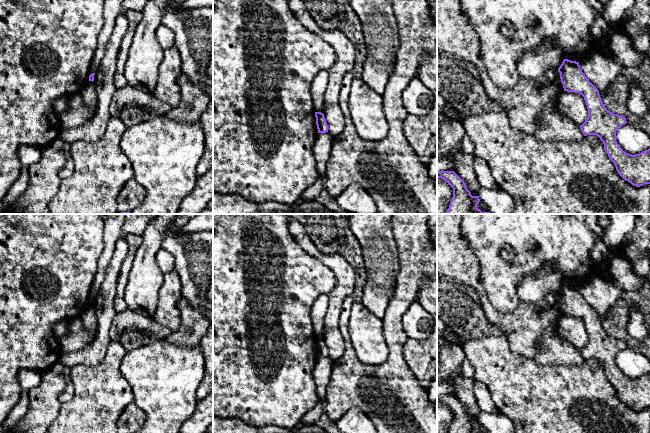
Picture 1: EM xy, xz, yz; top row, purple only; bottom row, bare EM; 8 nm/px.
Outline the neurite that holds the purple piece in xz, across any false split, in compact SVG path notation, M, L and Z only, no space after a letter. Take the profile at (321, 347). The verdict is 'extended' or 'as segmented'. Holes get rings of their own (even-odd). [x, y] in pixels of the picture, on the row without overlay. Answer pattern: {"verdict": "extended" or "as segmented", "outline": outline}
{"verdict": "as segmented", "outline": "M315 336L315 341L316 341L316 349L317 349L318 357L328 356L328 349L324 341L324 338L321 336Z"}

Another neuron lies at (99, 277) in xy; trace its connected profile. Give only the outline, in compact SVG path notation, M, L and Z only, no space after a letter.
M99 214L104 220L103 253L97 261L97 272L92 287L89 290L90 298L96 297L104 281L106 270L113 256L116 243L120 238L125 214Z

